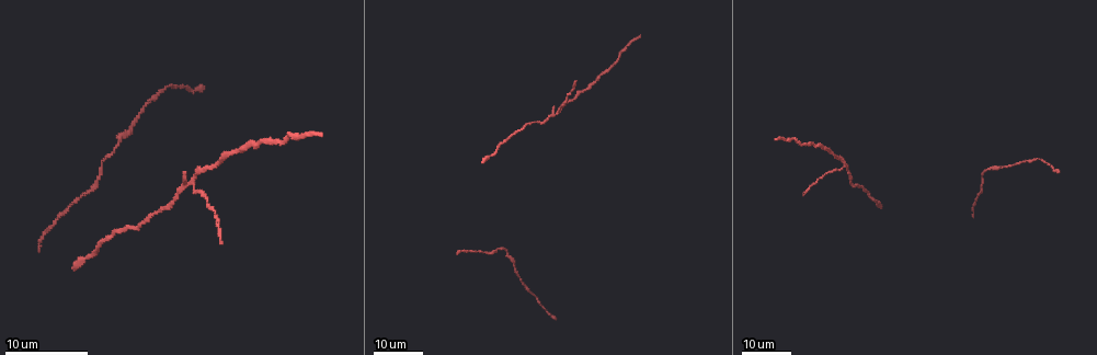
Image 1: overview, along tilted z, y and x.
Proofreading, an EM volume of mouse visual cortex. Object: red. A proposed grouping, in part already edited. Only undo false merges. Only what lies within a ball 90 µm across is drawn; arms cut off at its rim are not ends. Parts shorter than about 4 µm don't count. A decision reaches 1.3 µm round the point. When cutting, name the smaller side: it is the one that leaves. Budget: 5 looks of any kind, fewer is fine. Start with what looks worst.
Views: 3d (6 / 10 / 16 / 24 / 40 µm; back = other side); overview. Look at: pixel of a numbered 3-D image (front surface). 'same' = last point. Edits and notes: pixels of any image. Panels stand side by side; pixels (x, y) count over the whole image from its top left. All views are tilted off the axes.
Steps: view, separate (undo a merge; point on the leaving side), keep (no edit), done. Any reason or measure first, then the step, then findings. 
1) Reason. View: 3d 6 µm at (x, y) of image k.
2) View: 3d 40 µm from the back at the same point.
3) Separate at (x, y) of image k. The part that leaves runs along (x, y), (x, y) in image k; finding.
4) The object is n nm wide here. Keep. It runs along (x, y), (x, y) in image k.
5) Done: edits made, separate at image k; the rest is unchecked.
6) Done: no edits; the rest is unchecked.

Three-way junction. View: 3d 16 µm at (842, 164) of image 1.

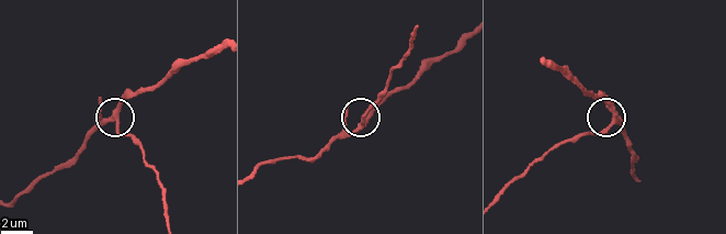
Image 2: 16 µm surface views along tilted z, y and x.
Zoom in. View: 3d 6 µm at (615, 120) of image 2.

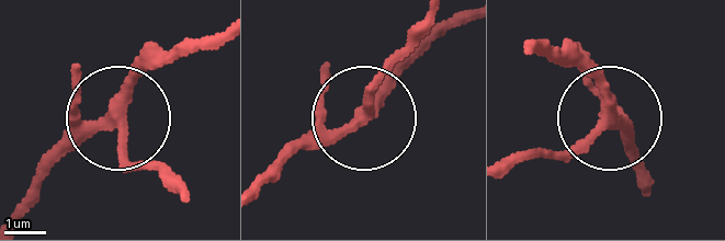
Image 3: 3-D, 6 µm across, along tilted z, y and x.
View: 3d 6 µm from the back at (362, 116) of image 3.

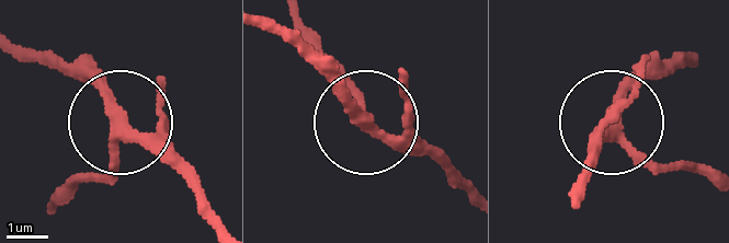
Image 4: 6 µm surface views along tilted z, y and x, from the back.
The side arm is 12 µm long. Keep. It runs along (219, 219), (134, 126), (121, 132), (104, 175), (68, 196) in image 4; one cell here.

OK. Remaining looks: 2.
Narrows sharply. View: 3d 16 µm at (981, 189) of image 1.

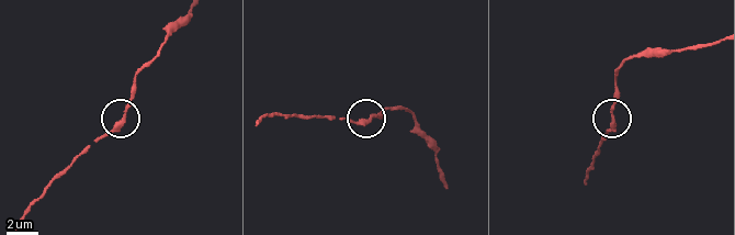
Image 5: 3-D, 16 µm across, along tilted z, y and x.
Zoom in. View: 3d 10 µm at (369, 115) of image 5.

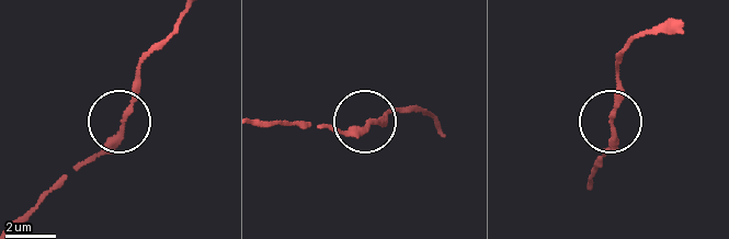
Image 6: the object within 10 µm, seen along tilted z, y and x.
The object is 200 nm wide here. Keep. Continuous, no second cell.

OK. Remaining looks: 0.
Done: no edits; the rest is unchecked.

